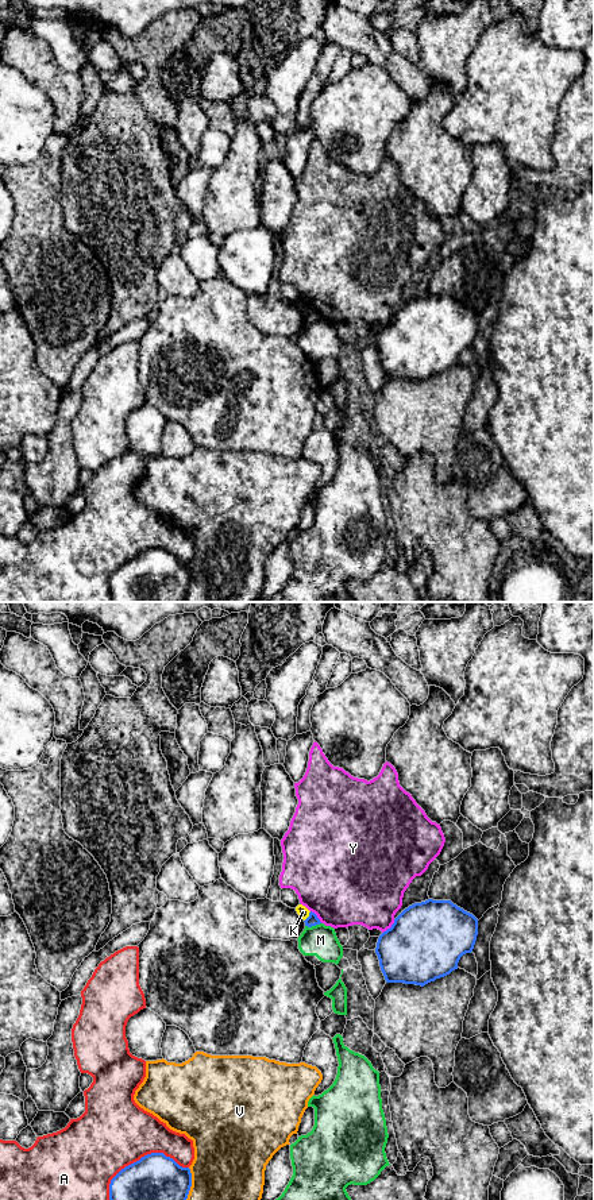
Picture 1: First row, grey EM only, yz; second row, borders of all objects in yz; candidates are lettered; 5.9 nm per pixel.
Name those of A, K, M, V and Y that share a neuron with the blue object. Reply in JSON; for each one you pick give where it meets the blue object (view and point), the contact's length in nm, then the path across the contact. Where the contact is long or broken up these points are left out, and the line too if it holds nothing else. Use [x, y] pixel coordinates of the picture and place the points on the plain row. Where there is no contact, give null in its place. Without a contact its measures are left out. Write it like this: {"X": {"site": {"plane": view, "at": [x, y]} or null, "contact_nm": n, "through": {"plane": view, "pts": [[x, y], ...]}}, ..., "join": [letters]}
{"join": []}

